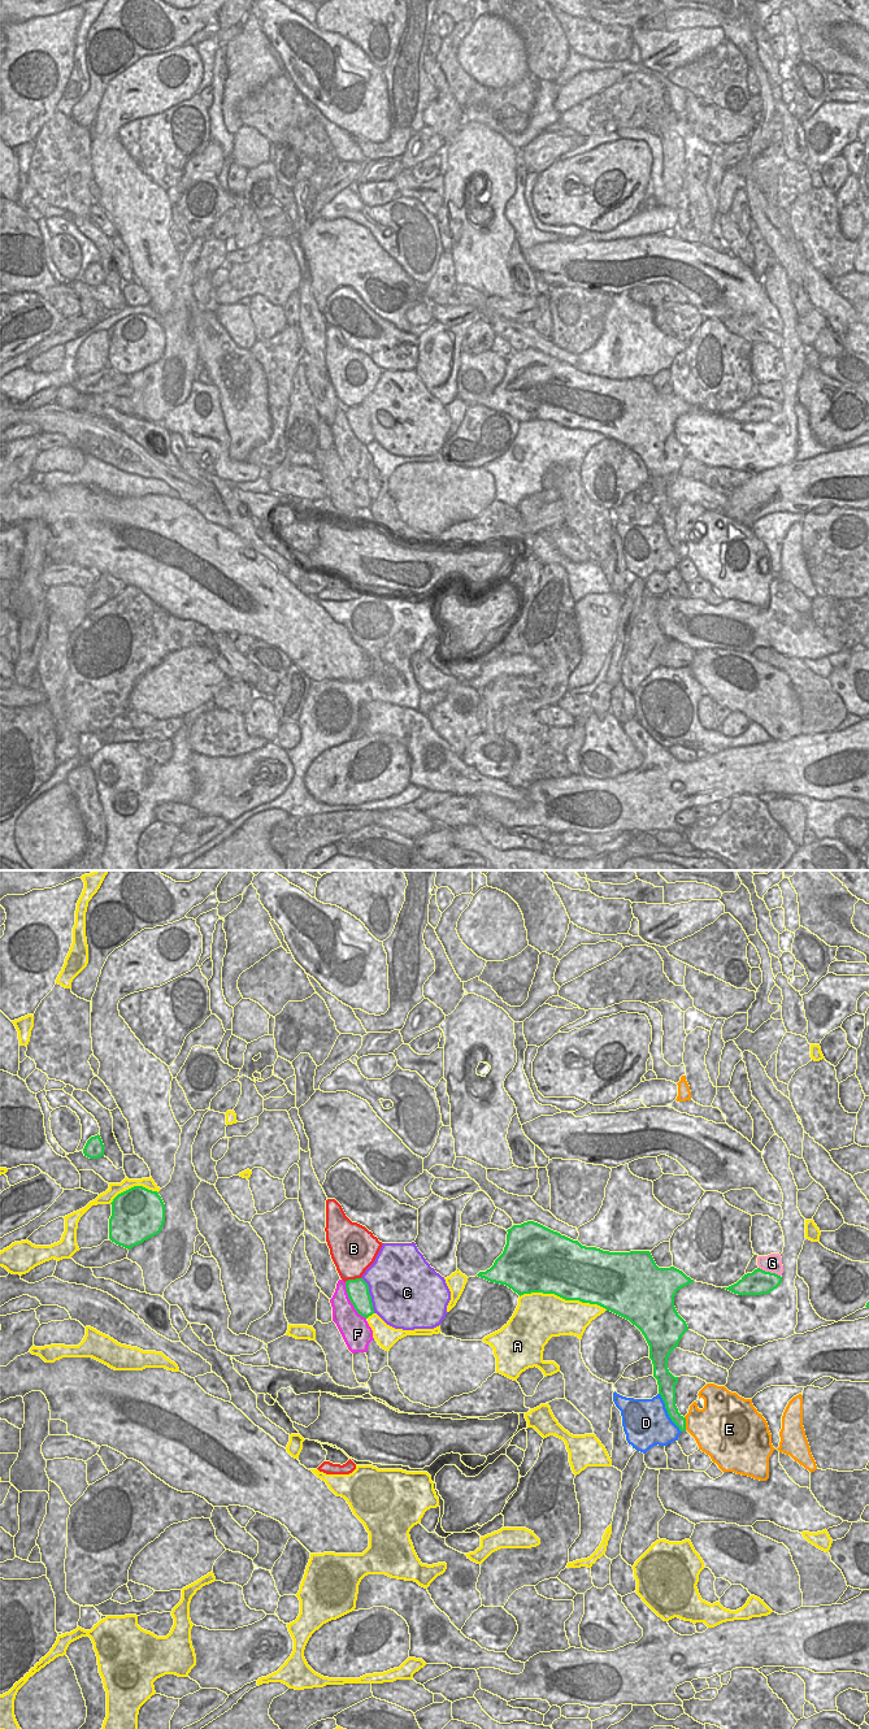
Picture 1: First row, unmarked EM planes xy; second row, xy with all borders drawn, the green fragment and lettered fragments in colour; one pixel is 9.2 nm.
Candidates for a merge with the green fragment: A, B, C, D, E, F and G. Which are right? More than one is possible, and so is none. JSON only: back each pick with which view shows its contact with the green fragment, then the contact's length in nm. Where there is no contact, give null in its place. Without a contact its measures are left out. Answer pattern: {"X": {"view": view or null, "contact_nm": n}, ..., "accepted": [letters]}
{"accepted": []}

